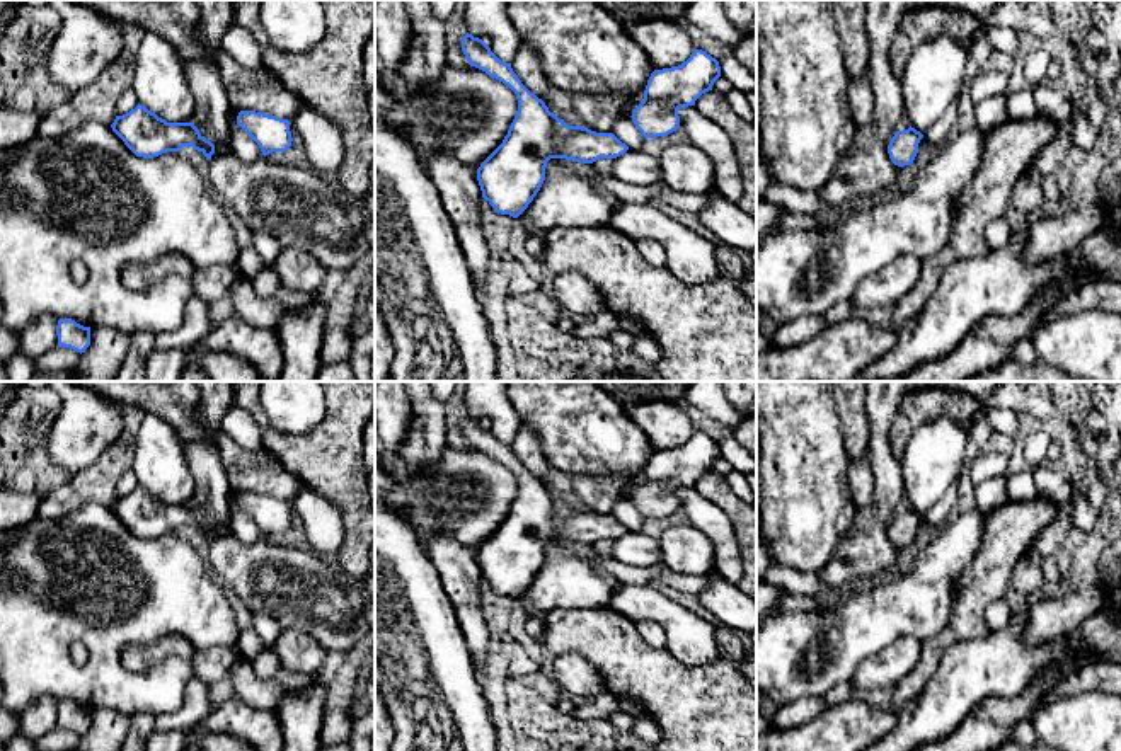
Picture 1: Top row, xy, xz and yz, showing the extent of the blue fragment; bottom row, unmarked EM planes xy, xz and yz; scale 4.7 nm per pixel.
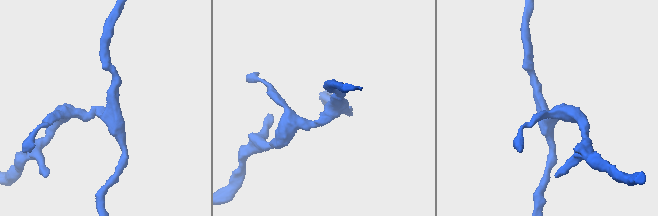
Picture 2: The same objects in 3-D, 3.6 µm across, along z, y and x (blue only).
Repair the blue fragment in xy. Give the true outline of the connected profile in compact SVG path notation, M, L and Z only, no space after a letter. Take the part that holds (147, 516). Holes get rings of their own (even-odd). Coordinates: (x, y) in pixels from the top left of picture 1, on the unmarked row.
M141 485L116 497L111 509L136 538L143 540L179 533L182 528L193 528L206 542L215 535L215 526L199 514L194 504L167 504Z

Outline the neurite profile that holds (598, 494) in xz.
M572 475L572 501L596 514L612 514L620 499L630 499L642 479L630 475L583 477Z

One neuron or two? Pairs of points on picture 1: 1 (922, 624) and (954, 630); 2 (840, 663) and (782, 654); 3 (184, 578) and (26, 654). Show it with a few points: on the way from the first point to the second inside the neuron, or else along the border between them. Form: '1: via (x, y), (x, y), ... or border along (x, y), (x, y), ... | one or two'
1: border along (953, 593), (948, 622), (922, 641) | two
2: via (823, 676), (808, 685), (791, 671) | one
3: via (145, 612), (121, 629), (108, 632), (65, 632) | one

